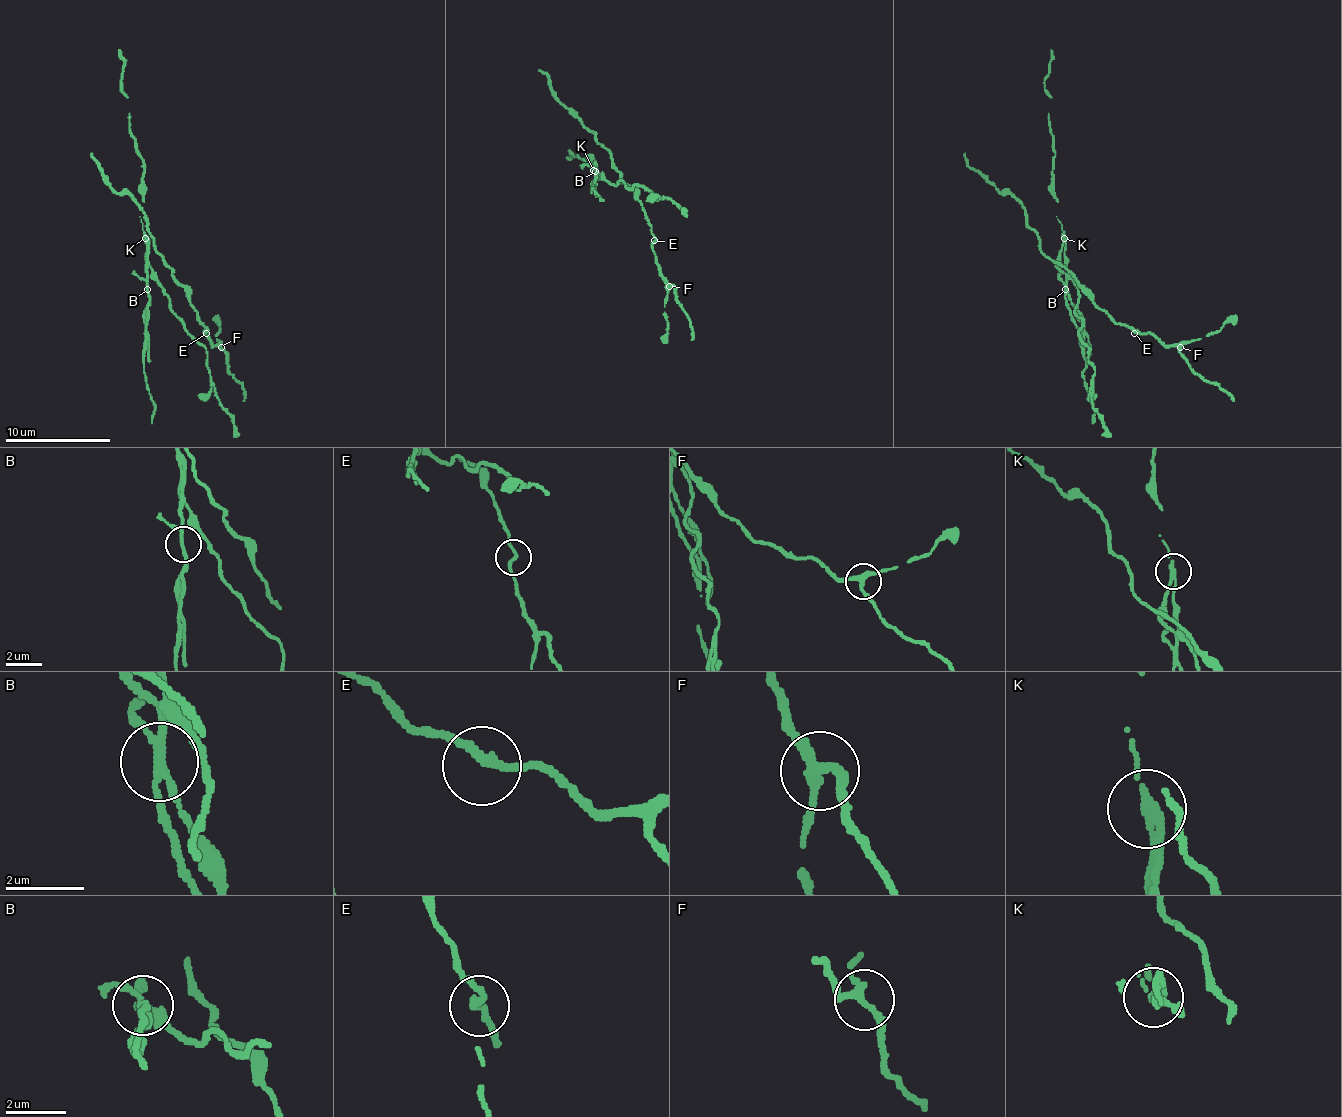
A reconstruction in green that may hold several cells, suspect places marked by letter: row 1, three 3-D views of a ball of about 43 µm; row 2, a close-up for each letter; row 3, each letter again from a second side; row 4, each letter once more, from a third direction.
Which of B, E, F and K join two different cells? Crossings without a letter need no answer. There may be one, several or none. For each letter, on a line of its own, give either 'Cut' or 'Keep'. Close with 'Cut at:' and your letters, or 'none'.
B: Cut
E: Keep
F: Keep
K: Cut
Cut at: B, K

